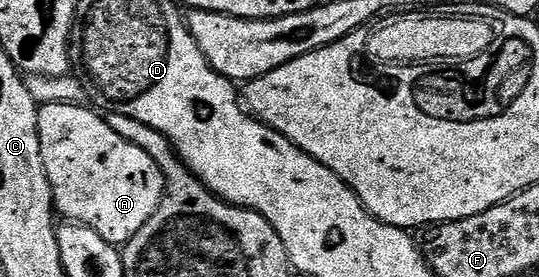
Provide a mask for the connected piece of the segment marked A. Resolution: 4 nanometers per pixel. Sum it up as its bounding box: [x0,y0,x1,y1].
[38,104,164,245]

